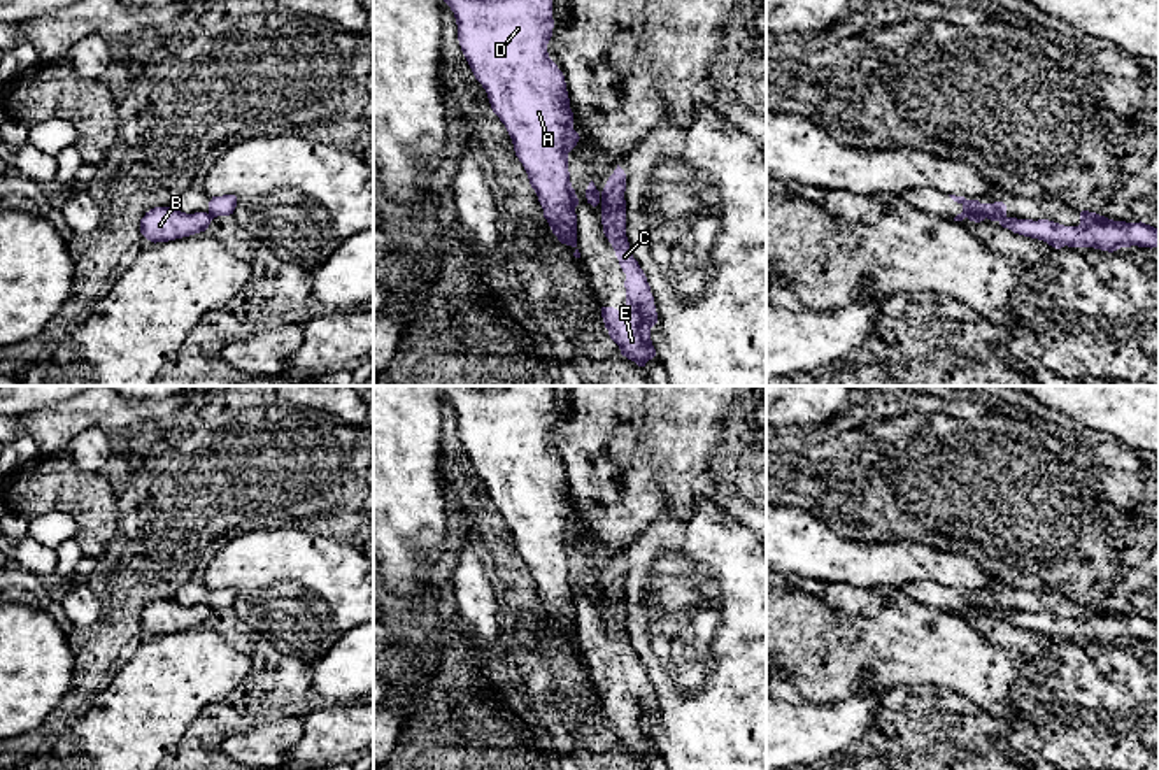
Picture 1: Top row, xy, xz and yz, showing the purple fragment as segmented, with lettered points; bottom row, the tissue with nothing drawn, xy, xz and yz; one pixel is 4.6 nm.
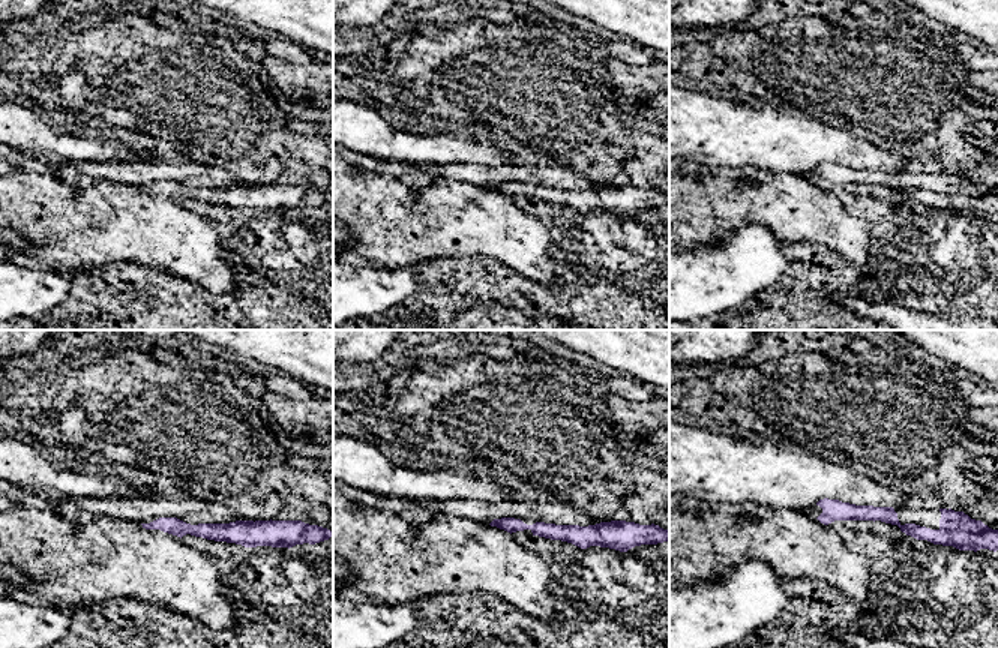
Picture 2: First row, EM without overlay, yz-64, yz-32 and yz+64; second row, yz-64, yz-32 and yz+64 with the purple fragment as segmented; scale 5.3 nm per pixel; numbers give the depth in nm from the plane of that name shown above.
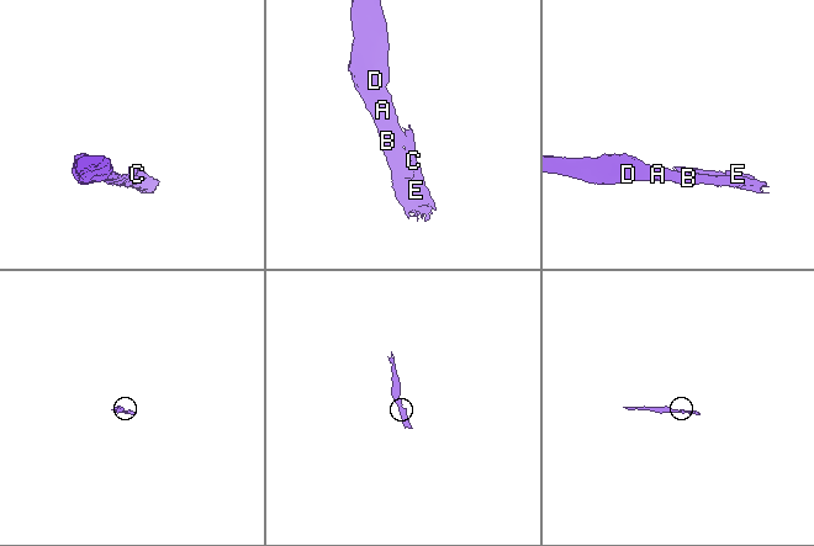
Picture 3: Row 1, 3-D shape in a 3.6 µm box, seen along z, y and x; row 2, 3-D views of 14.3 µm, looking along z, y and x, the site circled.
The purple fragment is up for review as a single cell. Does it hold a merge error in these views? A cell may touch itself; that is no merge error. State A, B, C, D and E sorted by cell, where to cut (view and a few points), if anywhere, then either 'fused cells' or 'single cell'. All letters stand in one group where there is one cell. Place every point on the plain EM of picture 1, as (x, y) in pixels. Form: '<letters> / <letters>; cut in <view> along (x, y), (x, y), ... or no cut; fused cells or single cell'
A B D / C E; cut in yz along (1107, 611), (1080, 618); fused cells

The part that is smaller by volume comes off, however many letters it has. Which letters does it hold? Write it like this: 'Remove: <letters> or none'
Remove: C, E

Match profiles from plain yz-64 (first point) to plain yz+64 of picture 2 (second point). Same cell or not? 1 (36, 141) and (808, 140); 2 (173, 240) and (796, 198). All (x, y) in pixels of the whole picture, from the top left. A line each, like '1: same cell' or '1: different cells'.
1: same cell
2: same cell

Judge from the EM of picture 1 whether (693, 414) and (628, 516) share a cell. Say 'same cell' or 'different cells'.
same cell

